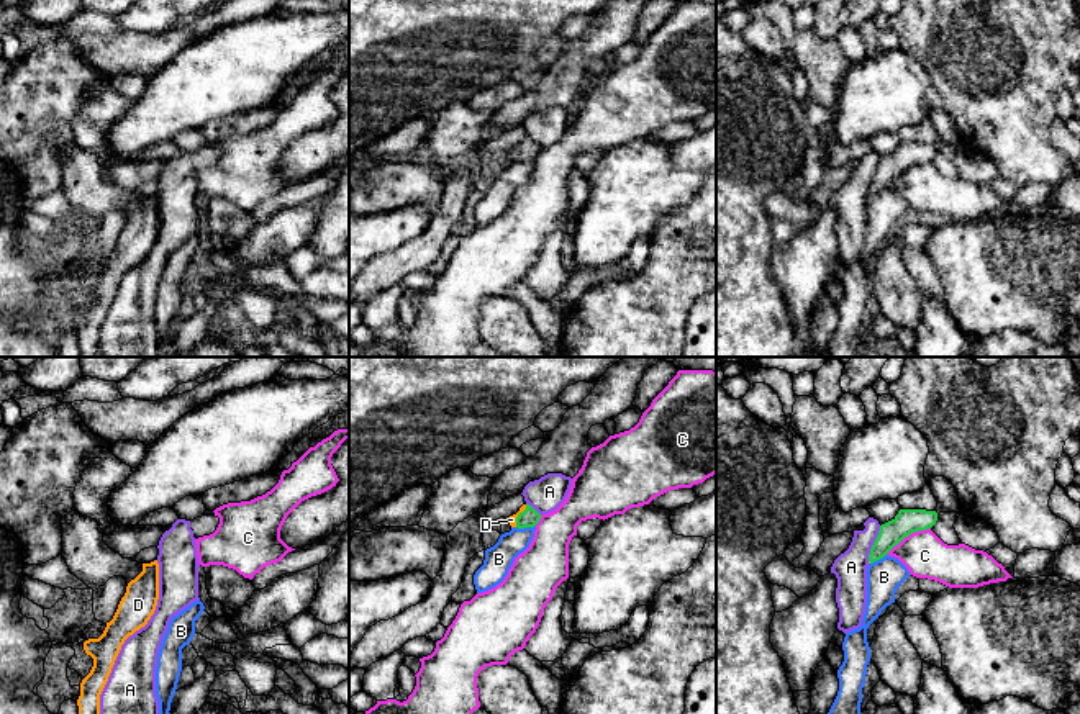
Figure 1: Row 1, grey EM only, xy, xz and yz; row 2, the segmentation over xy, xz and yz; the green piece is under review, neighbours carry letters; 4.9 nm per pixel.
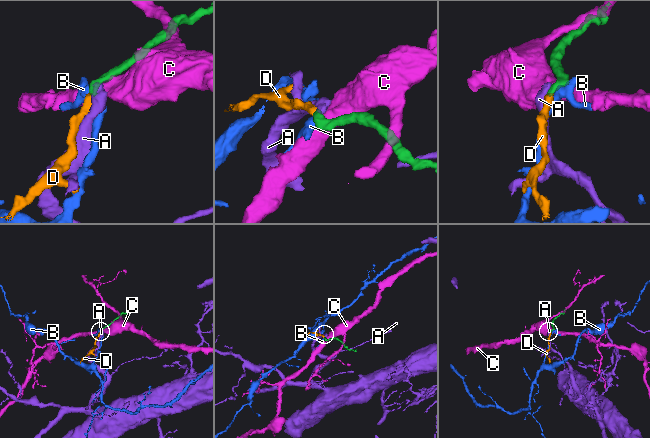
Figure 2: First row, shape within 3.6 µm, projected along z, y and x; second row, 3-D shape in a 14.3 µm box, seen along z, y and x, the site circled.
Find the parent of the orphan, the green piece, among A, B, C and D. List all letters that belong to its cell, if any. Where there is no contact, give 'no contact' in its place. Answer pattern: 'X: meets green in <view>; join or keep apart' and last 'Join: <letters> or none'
A: meets green in yz; keep apart
B: meets green in xz; keep apart
C: meets green in yz; keep apart
D: meets green in xz; join
Join: D

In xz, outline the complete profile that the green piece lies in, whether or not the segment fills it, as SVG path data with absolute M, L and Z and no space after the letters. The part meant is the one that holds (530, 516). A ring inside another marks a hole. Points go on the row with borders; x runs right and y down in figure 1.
M523 504L520 511L506 521L511 527L524 529L524 527L534 527L541 519L541 514L529 504Z

